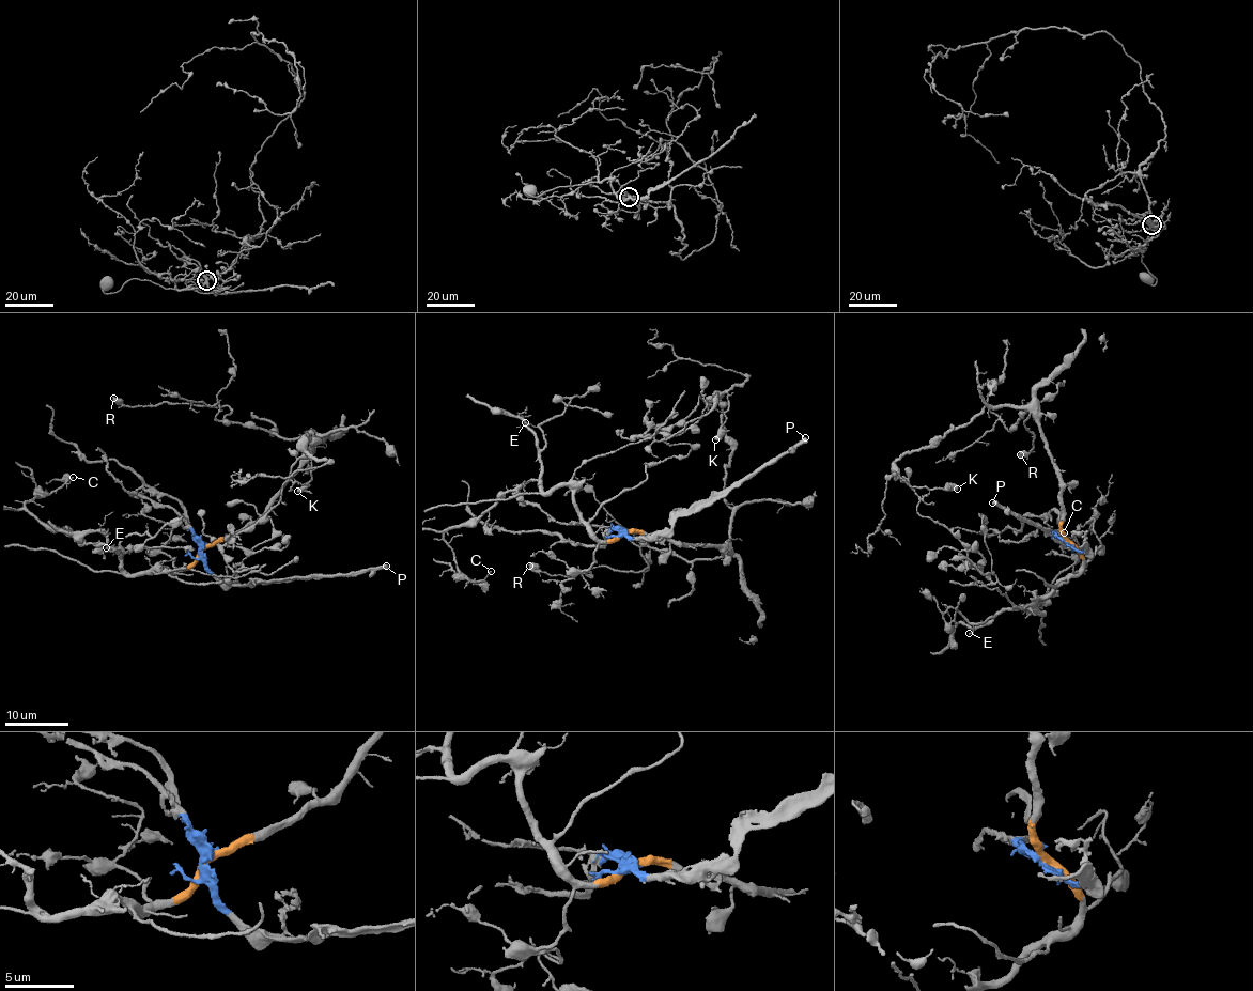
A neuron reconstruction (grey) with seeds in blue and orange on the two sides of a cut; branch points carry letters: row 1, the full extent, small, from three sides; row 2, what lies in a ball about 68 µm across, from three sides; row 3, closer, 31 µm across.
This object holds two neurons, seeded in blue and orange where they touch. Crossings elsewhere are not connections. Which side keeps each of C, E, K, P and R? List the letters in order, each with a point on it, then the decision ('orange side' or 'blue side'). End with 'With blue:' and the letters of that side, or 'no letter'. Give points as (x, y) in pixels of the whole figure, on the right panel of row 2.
C: (1064, 532) | orange side
E: (969, 633) | orange side
K: (957, 489) | orange side
P: (992, 502) | blue side
R: (1020, 454) | orange side
With blue: P

